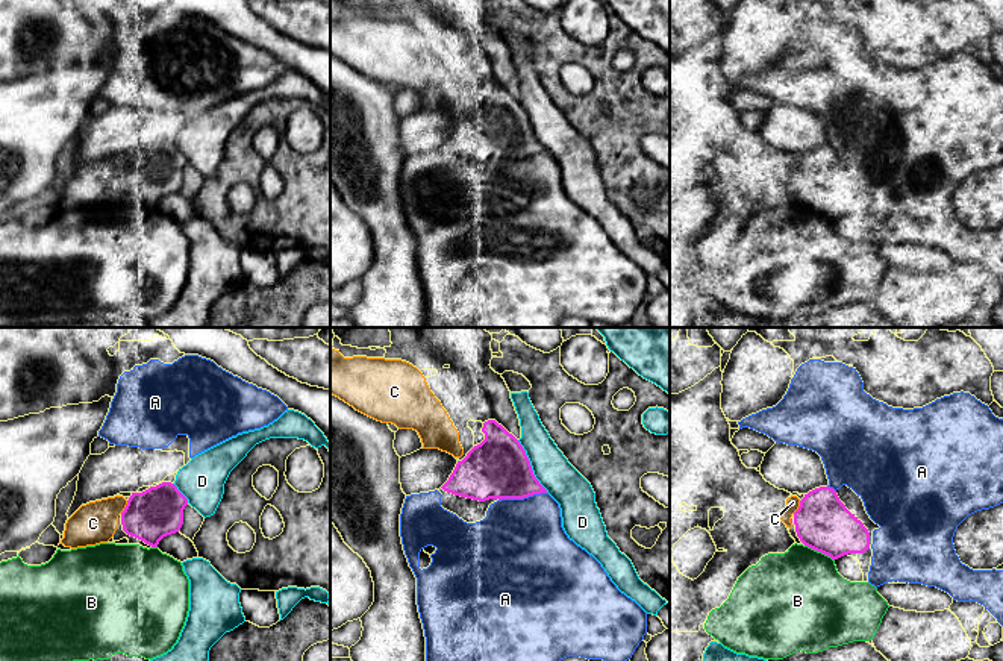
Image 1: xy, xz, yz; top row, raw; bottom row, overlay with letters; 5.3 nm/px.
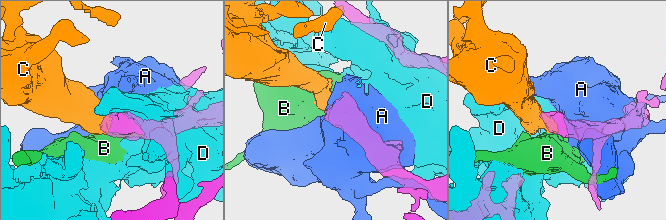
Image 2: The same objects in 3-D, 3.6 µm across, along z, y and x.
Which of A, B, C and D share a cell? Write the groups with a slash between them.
A / B / C / D

